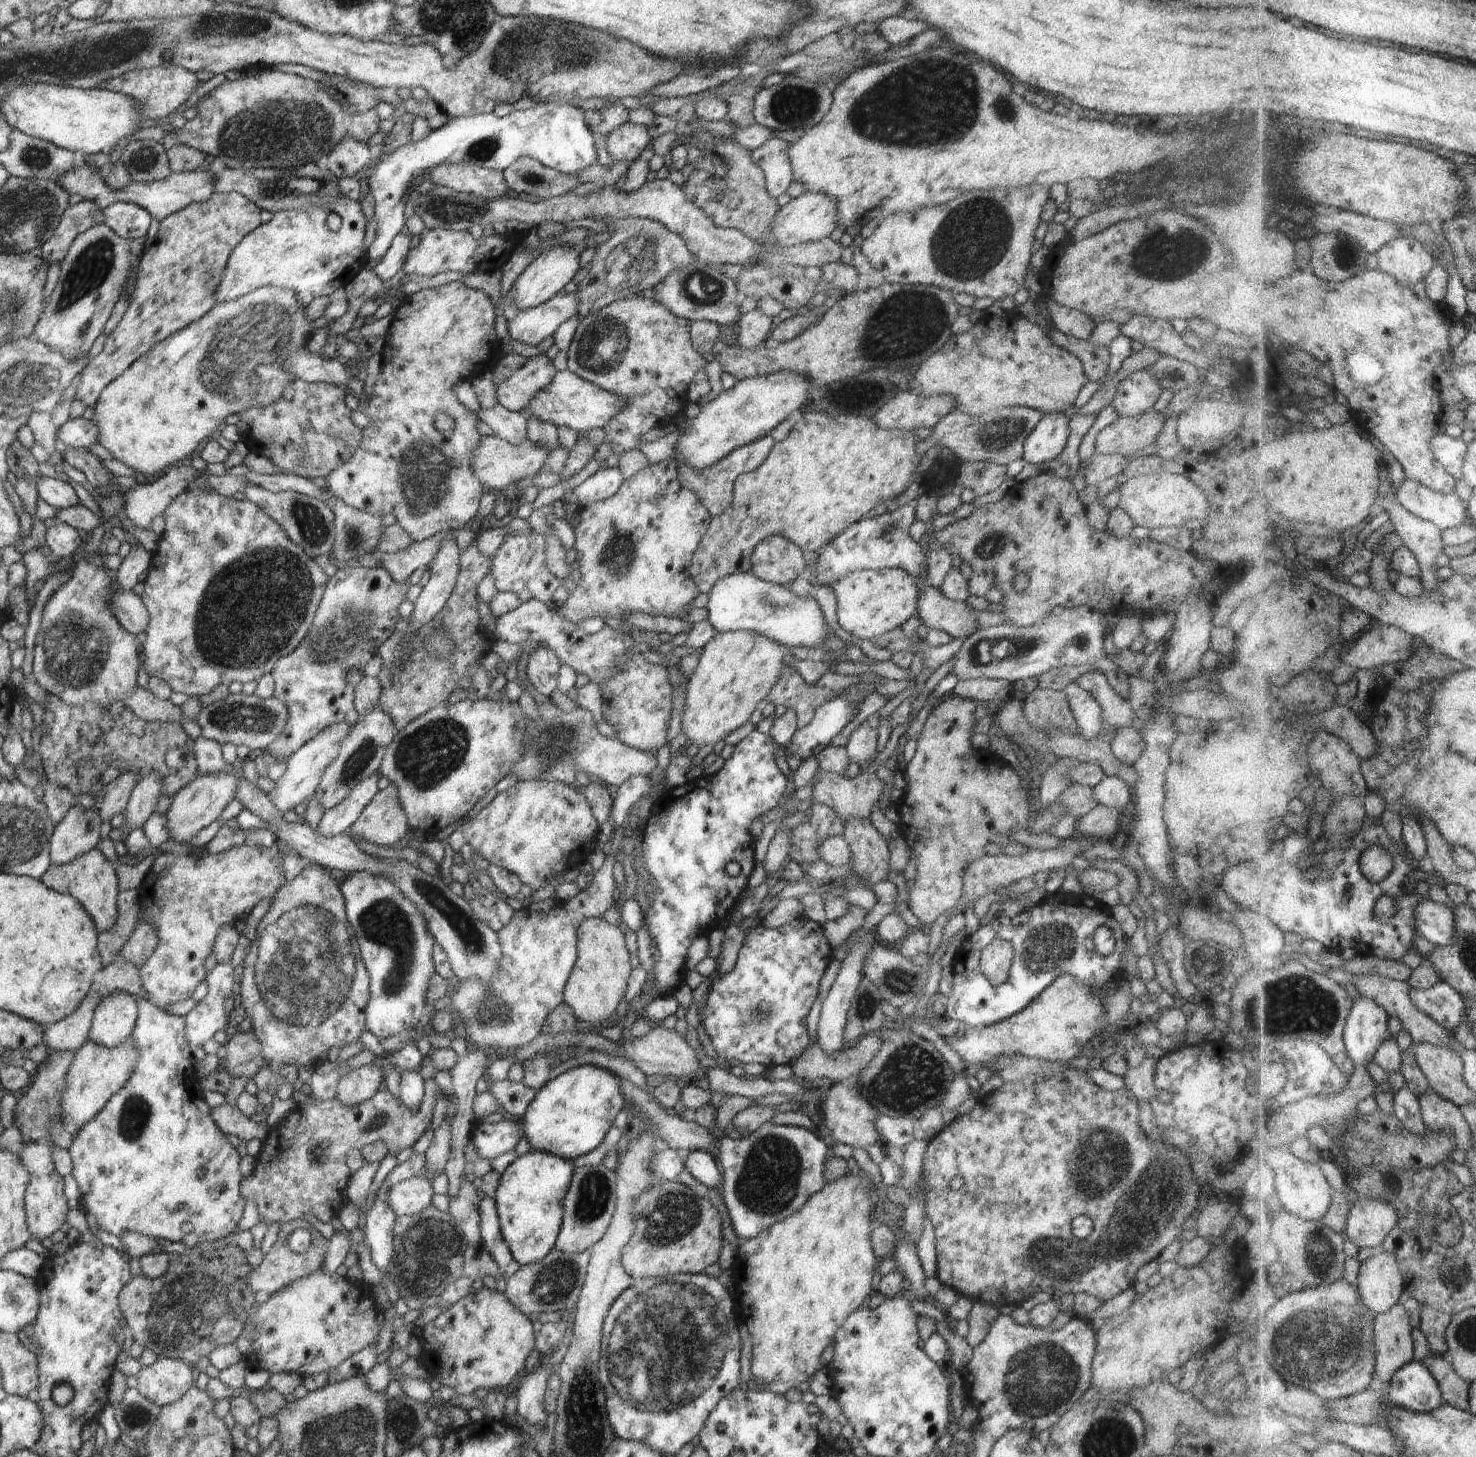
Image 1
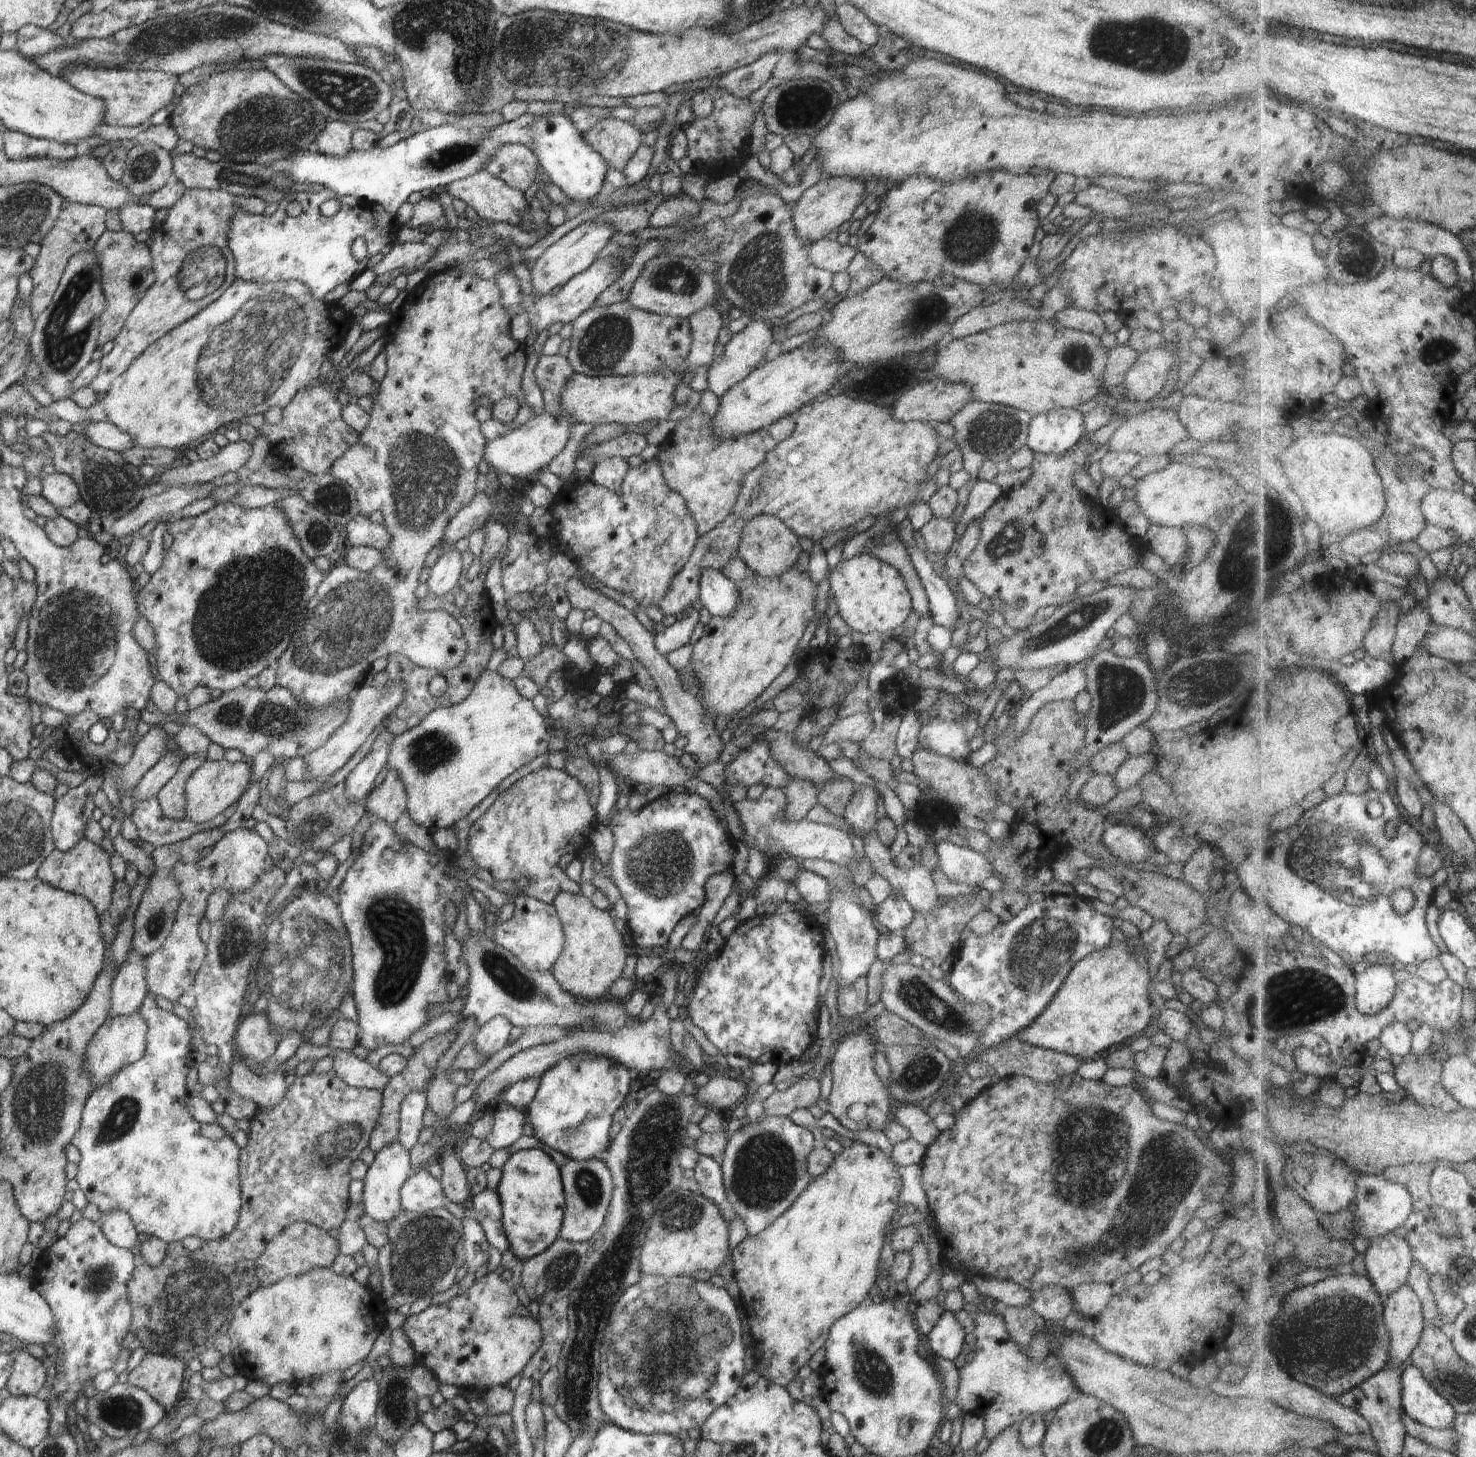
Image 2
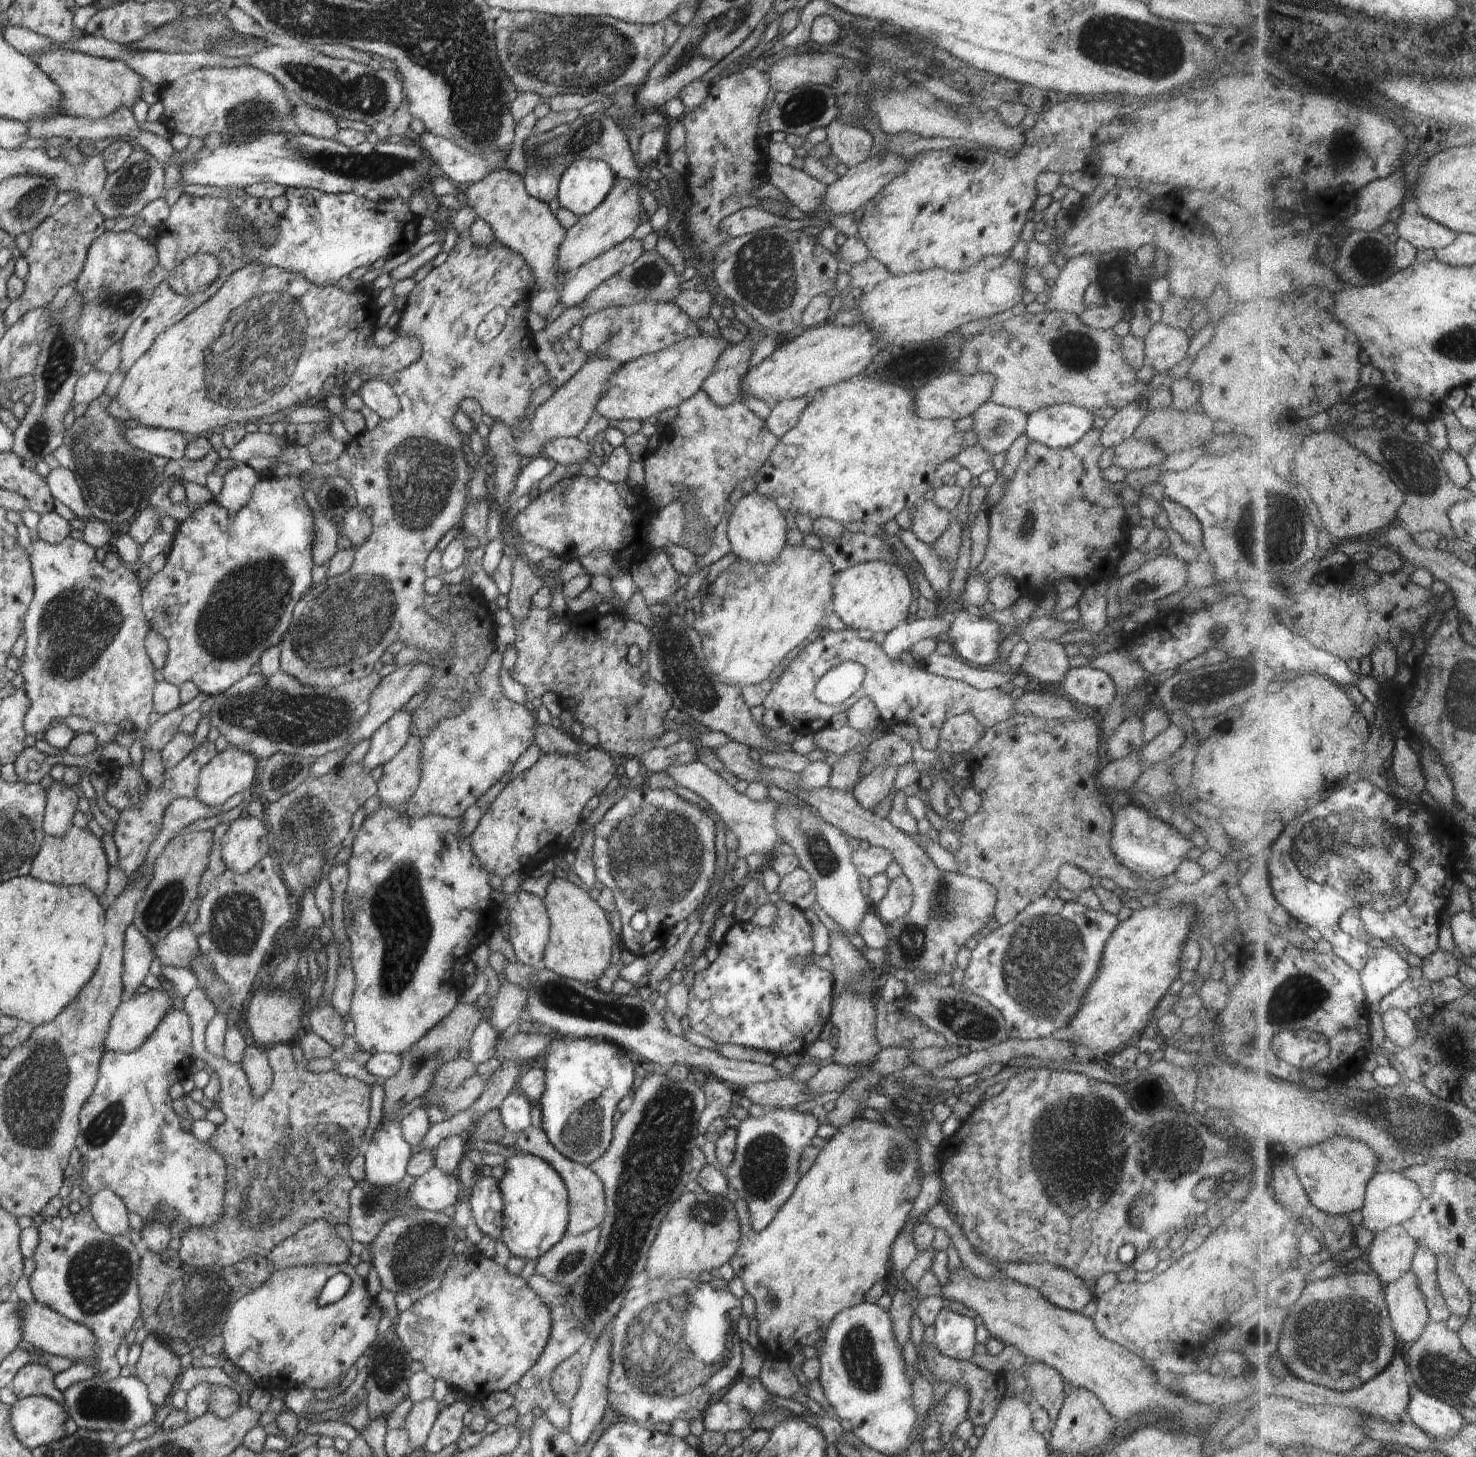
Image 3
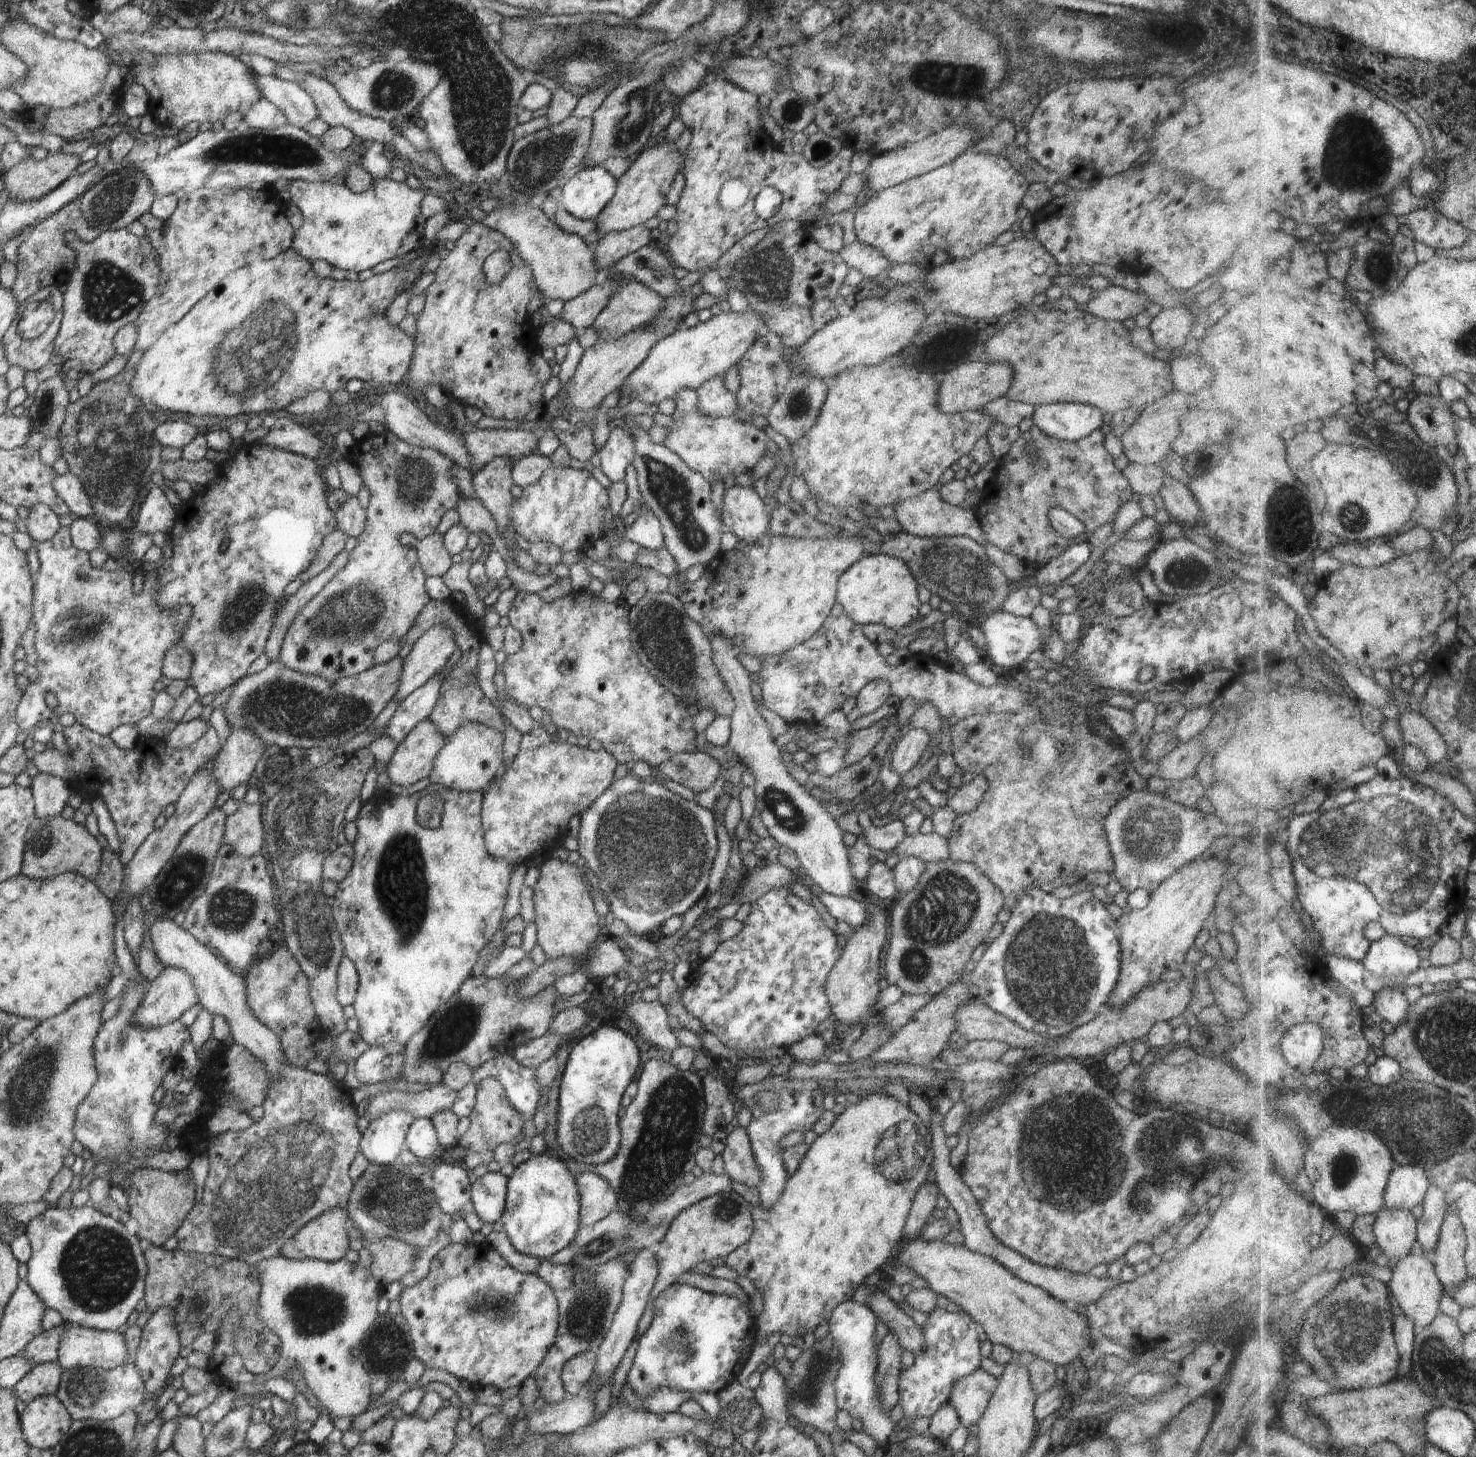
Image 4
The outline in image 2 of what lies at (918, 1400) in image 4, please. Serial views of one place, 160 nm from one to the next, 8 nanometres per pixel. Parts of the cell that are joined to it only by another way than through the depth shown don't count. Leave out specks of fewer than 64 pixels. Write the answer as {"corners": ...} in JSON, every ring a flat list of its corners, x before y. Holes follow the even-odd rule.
{"corners":[[945,1310,935,1322,934,1328,927,1334,927,1343,936,1356,955,1361,962,1352,966,1334,954,1313]]}

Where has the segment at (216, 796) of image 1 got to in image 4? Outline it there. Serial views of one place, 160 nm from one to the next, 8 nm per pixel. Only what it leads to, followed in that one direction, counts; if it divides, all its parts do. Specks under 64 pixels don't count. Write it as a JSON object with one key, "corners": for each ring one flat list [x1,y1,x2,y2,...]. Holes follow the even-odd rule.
{"corners":[[232,728,229,736,222,743,222,748,216,756,214,774,220,785,221,791,230,791,242,782,251,783,252,773,258,770,258,761,266,750,262,739,250,729]]}

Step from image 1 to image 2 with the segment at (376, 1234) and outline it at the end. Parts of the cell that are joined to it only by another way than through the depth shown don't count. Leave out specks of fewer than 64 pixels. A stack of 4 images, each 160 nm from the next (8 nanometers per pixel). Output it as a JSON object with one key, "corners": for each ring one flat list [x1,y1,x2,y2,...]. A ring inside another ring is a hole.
{"corners":[[397,1140,388,1146,383,1146,376,1154,375,1160,368,1167,364,1177,363,1206,365,1215,376,1222,390,1222,401,1212,400,1189,407,1178,414,1173,411,1167,409,1150]]}

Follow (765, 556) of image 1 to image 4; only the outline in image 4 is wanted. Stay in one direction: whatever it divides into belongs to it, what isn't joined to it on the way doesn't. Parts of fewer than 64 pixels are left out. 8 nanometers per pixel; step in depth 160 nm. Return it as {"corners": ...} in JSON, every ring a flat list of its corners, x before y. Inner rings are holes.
{"corners":[[733,485,724,491,722,512,719,516,726,531,736,534,740,541,754,542,763,534,769,534,769,500,760,497,753,487]]}

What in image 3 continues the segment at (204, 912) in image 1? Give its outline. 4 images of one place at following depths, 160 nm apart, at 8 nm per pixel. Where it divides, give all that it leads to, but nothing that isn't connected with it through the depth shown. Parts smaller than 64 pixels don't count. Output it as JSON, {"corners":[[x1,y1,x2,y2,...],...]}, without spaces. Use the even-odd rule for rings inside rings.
{"corners":[[254,815,237,817,221,839,220,856,225,866,245,873,269,854,268,828],[185,921,152,947,162,967,189,968,193,958,200,953,197,938]]}

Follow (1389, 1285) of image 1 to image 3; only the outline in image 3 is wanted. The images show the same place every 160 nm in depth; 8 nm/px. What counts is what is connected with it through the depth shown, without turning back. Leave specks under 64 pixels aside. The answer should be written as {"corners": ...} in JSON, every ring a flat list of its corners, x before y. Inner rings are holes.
{"corners":[[1403,1225,1391,1226,1375,1235,1369,1247,1372,1269,1384,1284,1400,1280,1413,1270,1419,1244]]}

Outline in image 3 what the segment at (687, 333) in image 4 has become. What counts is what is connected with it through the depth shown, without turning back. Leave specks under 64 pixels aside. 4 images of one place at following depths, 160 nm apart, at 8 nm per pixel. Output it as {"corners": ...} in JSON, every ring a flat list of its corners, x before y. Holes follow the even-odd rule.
{"corners":[[700,332,661,351,627,362,610,377,609,389,598,401,596,411,609,421,638,419,644,422,666,408,676,408,702,388,704,379,712,374,717,360,730,345,722,335,714,337]]}

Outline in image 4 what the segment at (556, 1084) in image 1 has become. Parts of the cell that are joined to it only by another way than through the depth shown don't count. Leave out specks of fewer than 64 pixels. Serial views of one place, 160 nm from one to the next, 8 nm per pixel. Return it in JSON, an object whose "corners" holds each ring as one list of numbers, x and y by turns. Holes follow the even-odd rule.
{"corners":[[601,1027,574,1044,560,1085,555,1137,577,1163,602,1165,616,1156,621,1144,620,1100,640,1066,639,1052,620,1027]]}

